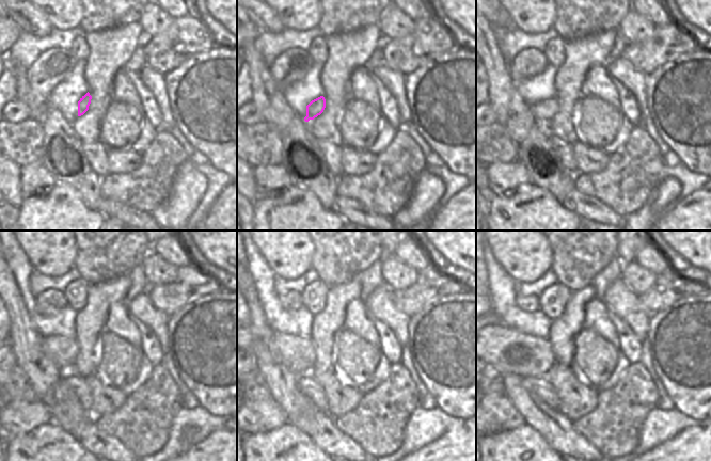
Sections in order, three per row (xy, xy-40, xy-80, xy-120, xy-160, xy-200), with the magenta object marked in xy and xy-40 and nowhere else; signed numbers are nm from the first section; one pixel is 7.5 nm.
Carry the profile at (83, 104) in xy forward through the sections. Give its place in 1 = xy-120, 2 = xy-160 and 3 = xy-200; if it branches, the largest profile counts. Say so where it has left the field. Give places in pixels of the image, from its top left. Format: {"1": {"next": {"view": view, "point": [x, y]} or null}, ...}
{"1": {"next": {"view": "xy-120", "point": [62, 350]}}, "2": {"next": {"view": "xy-160", "point": [298, 354]}}, "3": {"next": {"view": "xy-200", "point": [504, 350]}}}

